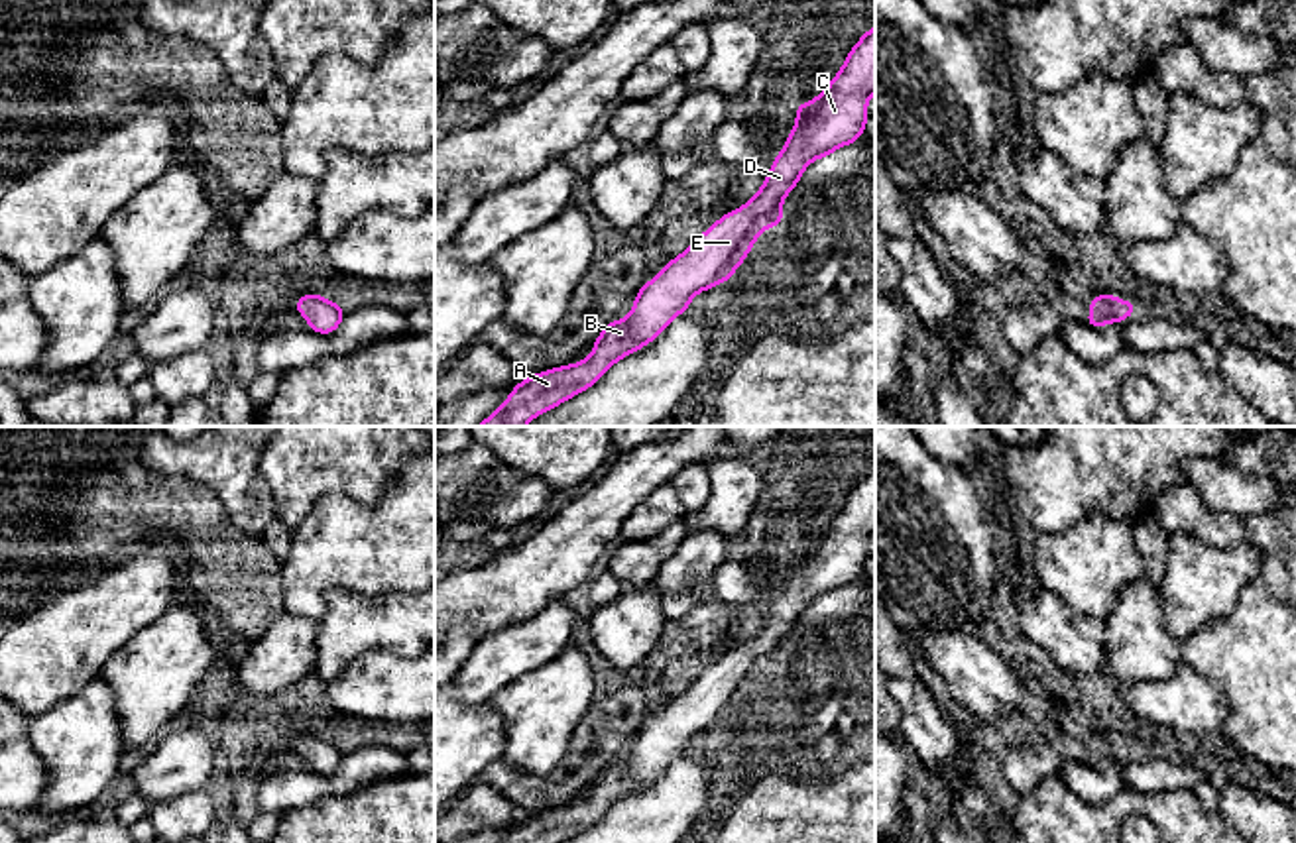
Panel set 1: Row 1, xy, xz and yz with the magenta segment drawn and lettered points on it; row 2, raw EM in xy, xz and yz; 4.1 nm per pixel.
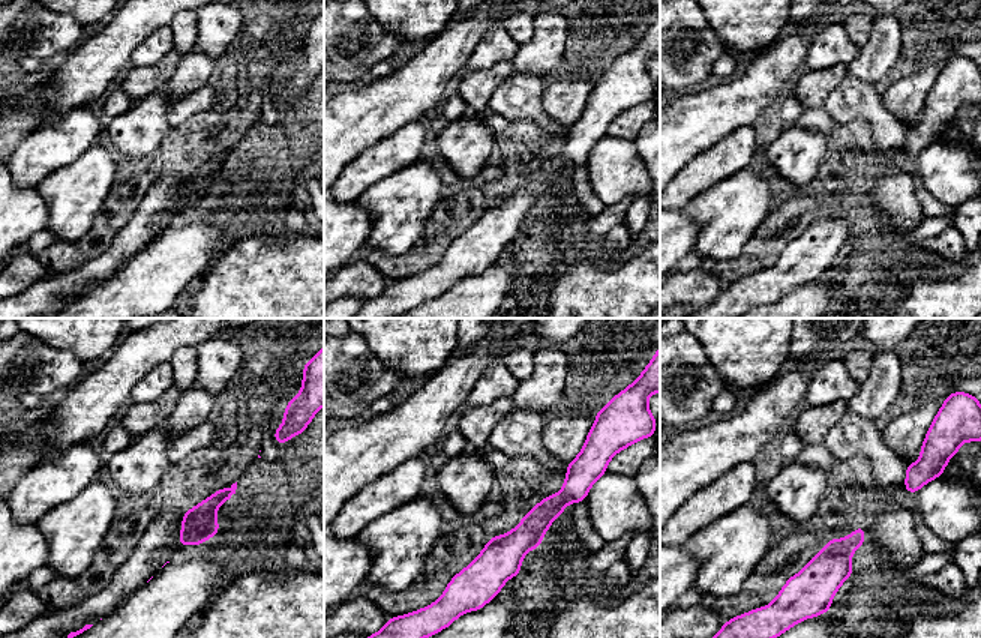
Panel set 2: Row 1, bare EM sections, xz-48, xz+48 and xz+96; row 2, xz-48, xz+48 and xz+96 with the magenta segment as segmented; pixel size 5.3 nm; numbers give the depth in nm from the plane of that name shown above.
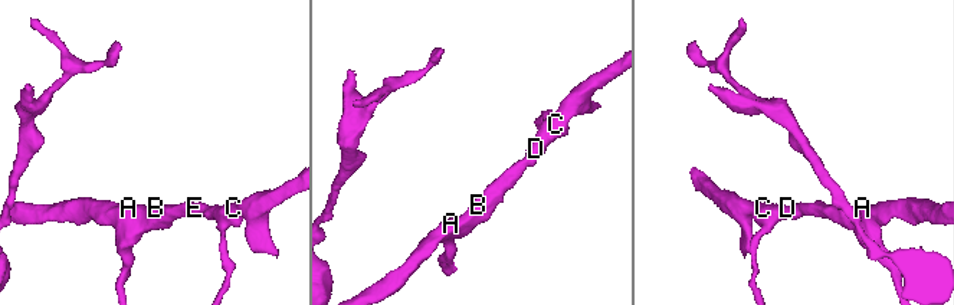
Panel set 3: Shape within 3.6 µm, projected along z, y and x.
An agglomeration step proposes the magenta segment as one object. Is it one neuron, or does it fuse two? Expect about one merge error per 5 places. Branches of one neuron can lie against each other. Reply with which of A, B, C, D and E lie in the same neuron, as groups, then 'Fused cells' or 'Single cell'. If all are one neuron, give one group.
Groups: A B C D E. Single cell

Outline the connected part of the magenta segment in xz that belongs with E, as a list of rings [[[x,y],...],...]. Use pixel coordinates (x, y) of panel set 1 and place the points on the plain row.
[[[875,464],[852,487],[848,499],[832,523],[820,536],[795,546],[796,566],[793,568],[783,591],[773,599],[771,611],[759,633],[745,645],[724,654],[678,698],[671,700],[667,707],[645,723],[633,743],[627,759],[612,760],[594,782],[588,800],[539,812],[515,825],[503,843],[562,843],[590,825],[594,825],[606,810],[616,802],[641,790],[669,766],[669,762],[686,753],[694,735],[712,729],[718,723],[732,719],[732,713],[743,703],[751,686],[763,668],[777,668],[785,654],[781,641],[800,621],[804,607],[820,597],[828,597],[834,590],[857,582],[867,564],[867,538],[875,533]]]

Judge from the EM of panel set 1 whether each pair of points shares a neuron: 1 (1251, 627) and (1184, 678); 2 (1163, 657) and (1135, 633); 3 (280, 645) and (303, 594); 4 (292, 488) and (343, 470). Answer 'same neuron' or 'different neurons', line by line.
1: different neurons
2: same neuron
3: different neurons
4: same neuron

